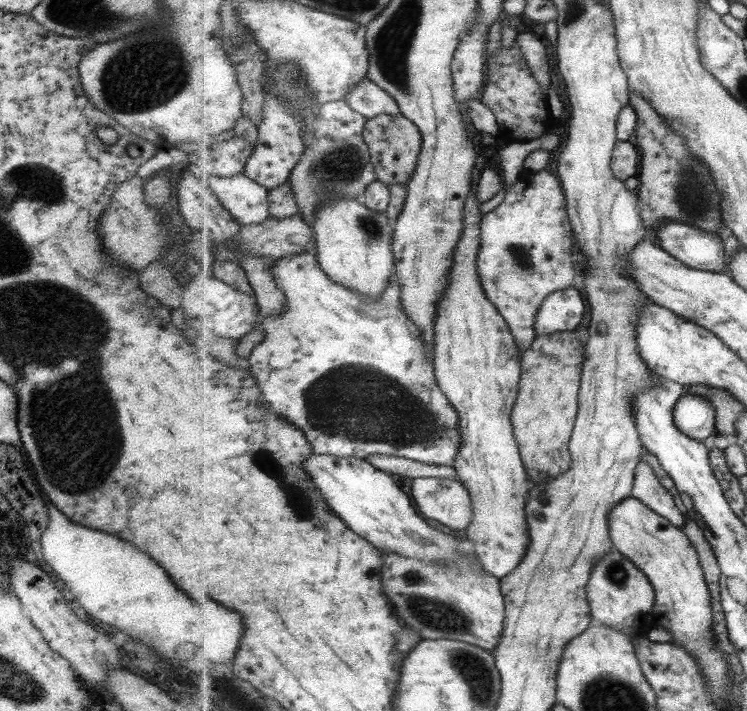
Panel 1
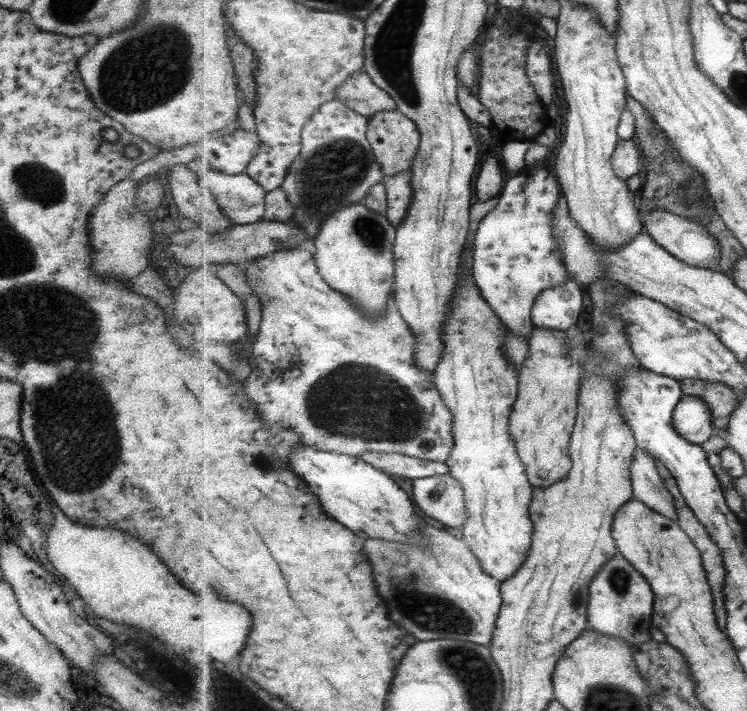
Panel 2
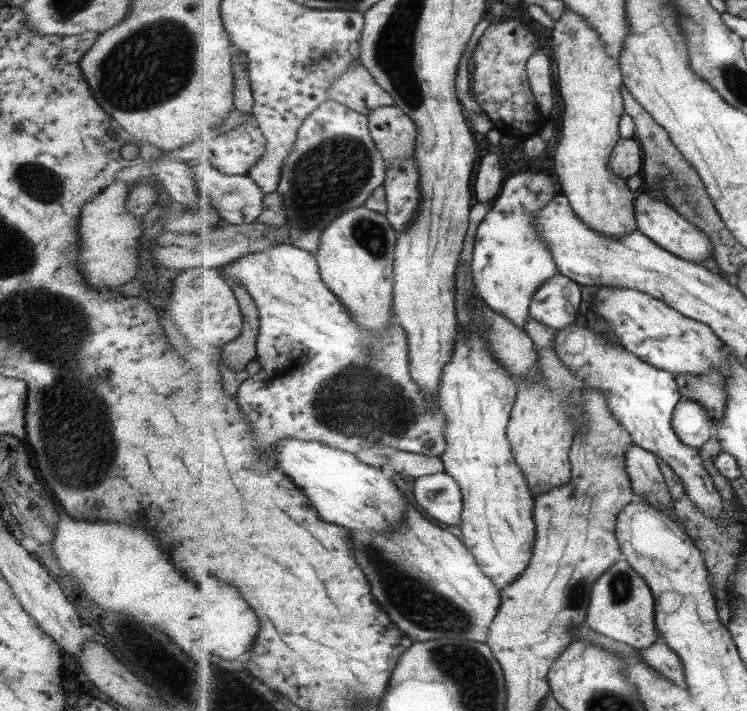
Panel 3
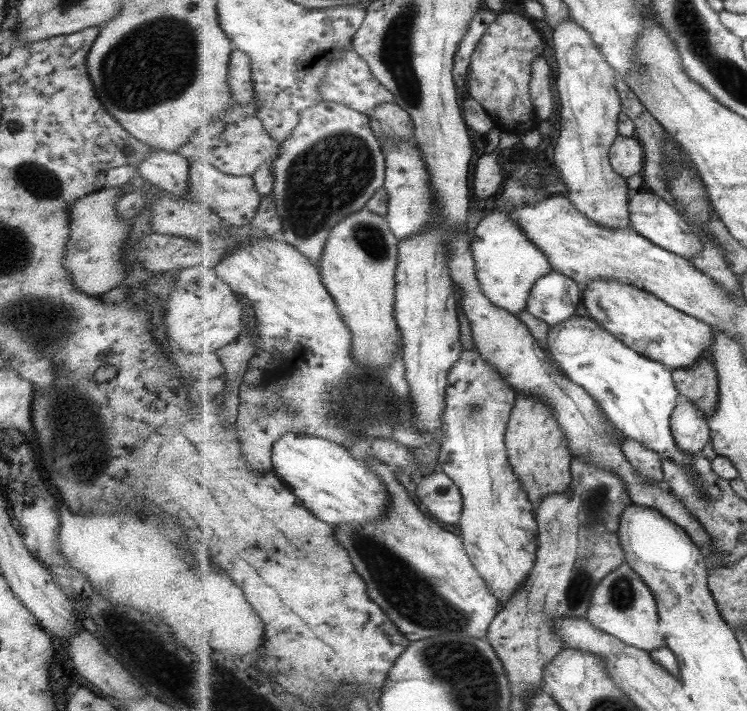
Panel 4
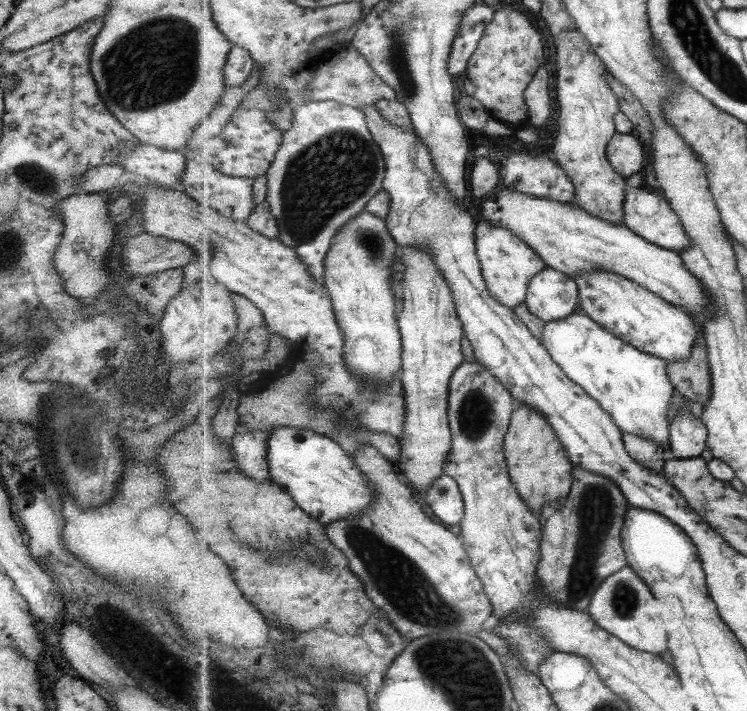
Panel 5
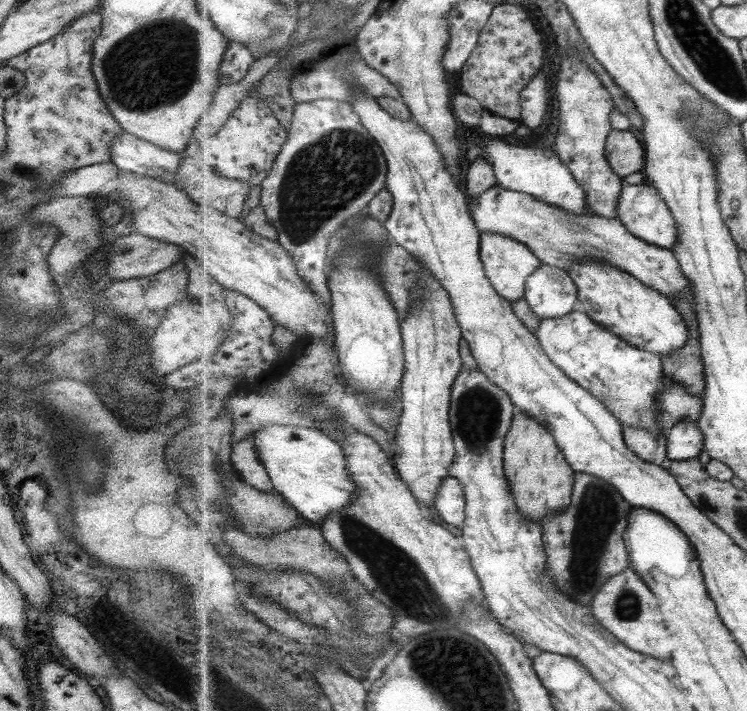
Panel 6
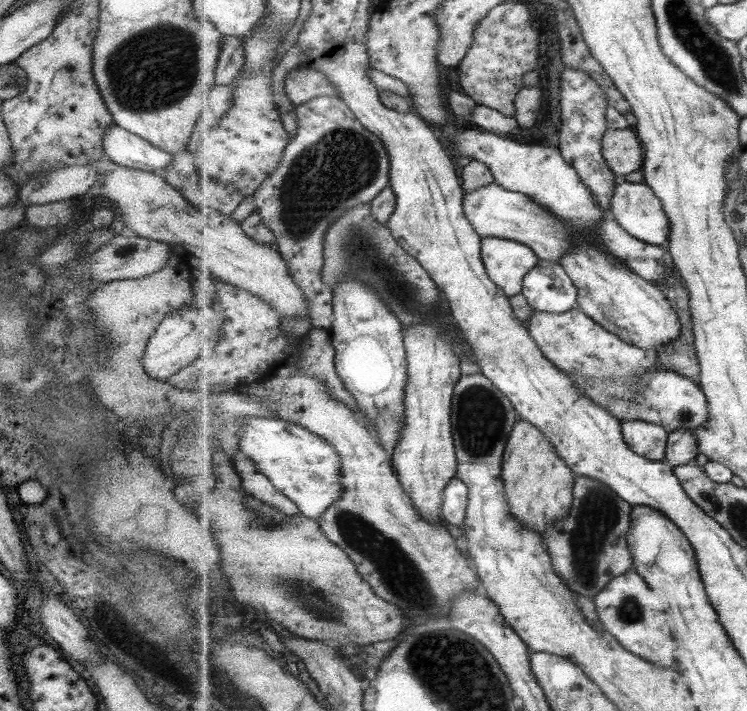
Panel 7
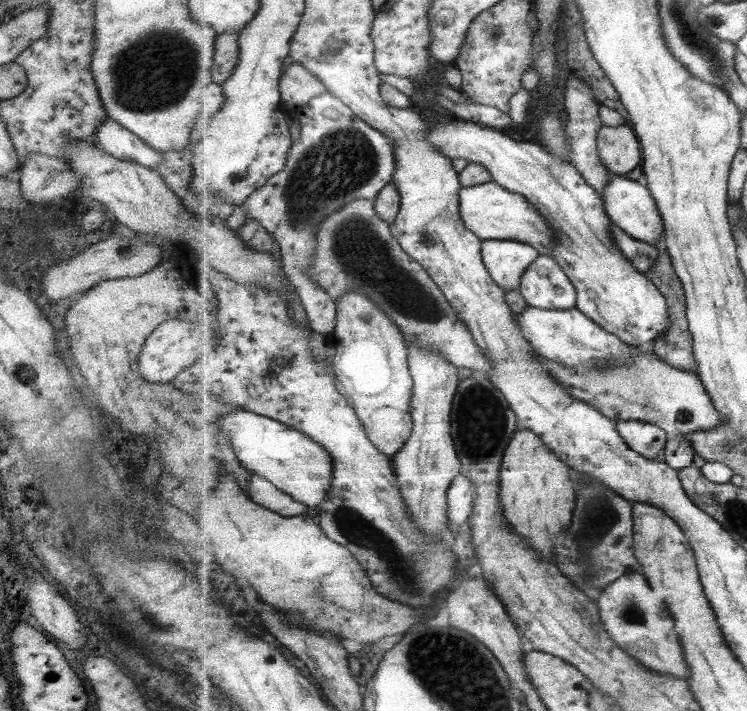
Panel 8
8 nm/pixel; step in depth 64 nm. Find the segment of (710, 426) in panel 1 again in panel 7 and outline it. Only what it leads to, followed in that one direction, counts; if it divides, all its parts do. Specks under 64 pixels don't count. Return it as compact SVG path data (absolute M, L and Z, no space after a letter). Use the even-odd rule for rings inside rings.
M679 428L669 433L666 461L671 465L681 466L694 462L699 456L699 438L695 436L696 430Z

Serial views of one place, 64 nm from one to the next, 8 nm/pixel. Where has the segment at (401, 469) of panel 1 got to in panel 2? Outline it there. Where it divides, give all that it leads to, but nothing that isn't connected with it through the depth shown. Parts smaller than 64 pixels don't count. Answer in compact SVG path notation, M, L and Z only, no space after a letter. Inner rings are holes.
M367 452L361 458L386 473L405 476L413 481L418 478L451 474L451 468L446 462L420 459L401 453Z

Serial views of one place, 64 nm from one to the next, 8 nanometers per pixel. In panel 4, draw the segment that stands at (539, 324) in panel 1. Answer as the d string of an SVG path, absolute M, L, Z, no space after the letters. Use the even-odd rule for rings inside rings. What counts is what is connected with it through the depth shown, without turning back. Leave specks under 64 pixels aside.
M553 270L531 289L528 311L553 326L578 316L579 304L579 284L571 277Z

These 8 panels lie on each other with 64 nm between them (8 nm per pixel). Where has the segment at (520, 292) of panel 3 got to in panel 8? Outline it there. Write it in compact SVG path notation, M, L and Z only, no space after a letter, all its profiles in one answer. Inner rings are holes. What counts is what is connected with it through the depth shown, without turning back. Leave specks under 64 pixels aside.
M485 240L482 258L493 280L506 291L519 289L523 275L540 256L539 250L514 240Z

